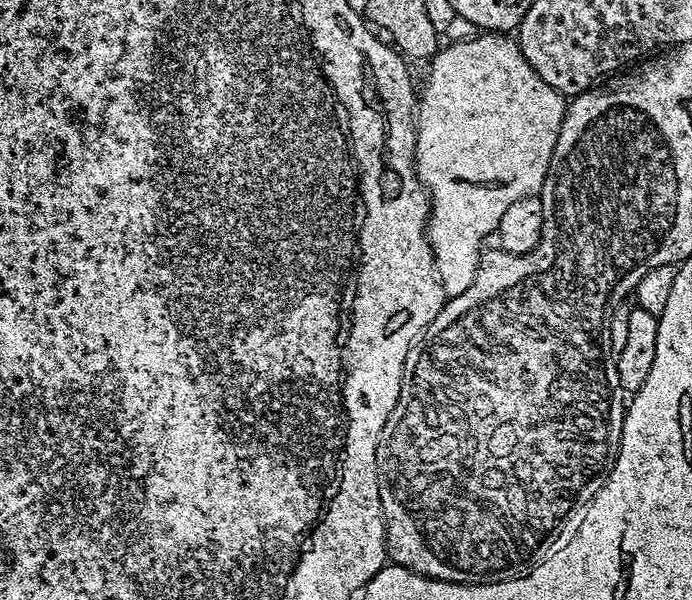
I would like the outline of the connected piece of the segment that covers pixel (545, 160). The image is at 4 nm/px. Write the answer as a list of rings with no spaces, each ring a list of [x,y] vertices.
[[[480,34],[477,40],[456,40],[453,44],[448,44],[439,49],[435,53],[437,55],[432,60],[432,65],[428,68],[428,77],[424,80],[424,92],[422,88],[422,95],[418,100],[418,119],[416,121],[416,155],[414,157],[414,163],[416,165],[416,176],[419,178],[421,184],[428,189],[428,198],[430,201],[430,211],[428,214],[428,241],[432,247],[432,258],[436,261],[436,273],[440,276],[440,281],[444,287],[445,297],[451,298],[462,294],[462,290],[467,290],[468,287],[474,282],[474,274],[476,273],[476,267],[480,261],[480,254],[482,251],[482,245],[484,239],[488,235],[495,233],[499,229],[502,222],[502,214],[506,214],[506,210],[514,202],[518,202],[518,198],[526,198],[527,196],[539,196],[542,186],[544,185],[544,179],[546,174],[550,170],[550,158],[554,154],[554,146],[558,142],[558,134],[562,130],[562,122],[564,121],[564,110],[566,107],[565,97],[561,96],[558,90],[554,90],[554,86],[546,86],[546,82],[542,82],[542,78],[538,78],[538,74],[534,70],[534,66],[530,66],[530,62],[526,62],[526,58],[520,52],[519,43],[511,35],[508,34]]]

